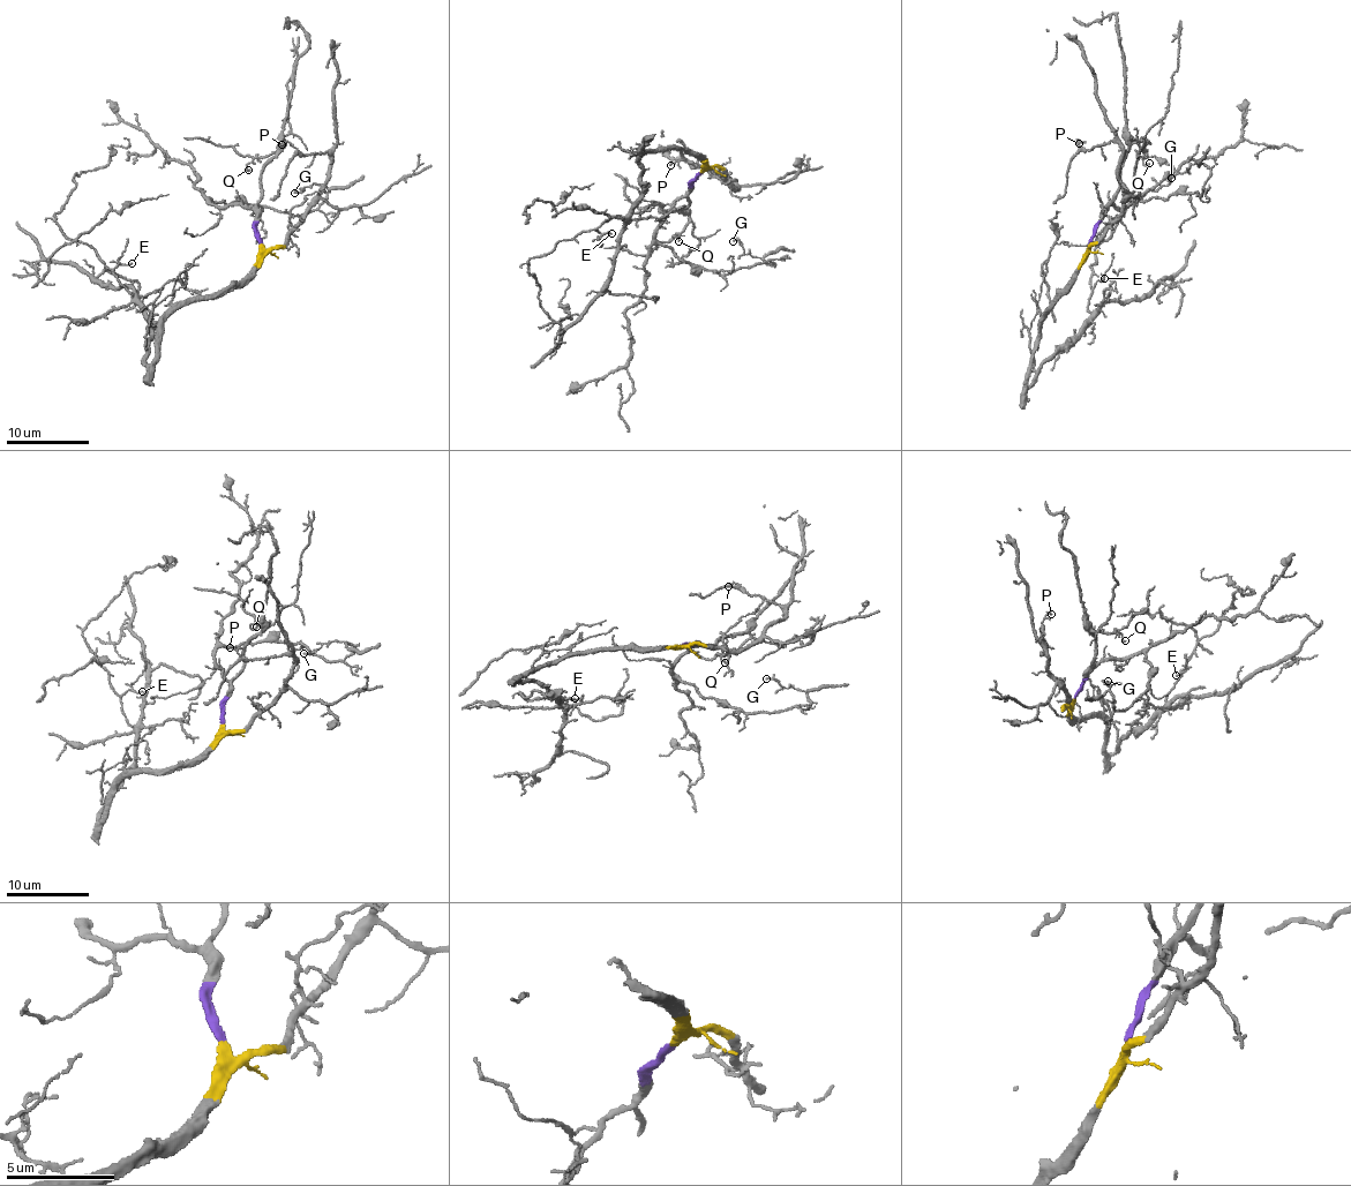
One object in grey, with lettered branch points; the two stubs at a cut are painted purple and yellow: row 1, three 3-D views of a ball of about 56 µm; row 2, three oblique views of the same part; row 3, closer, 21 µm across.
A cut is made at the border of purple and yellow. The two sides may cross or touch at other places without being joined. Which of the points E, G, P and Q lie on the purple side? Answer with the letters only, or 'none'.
G, Q

